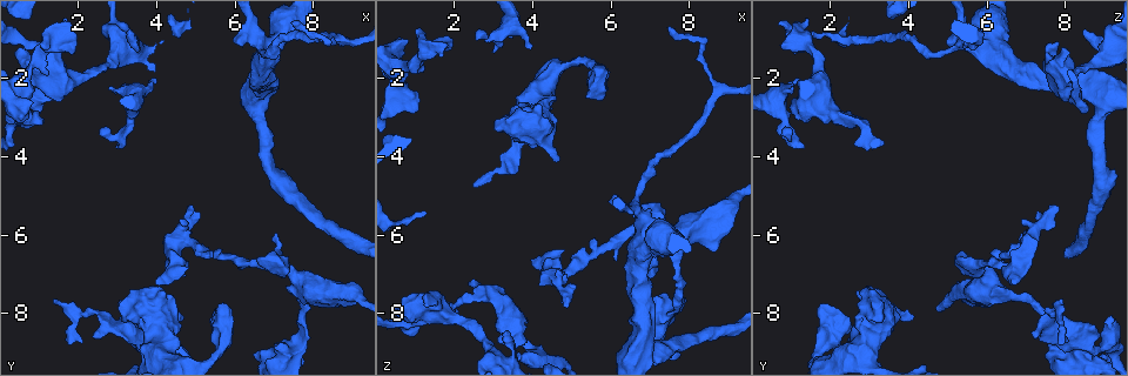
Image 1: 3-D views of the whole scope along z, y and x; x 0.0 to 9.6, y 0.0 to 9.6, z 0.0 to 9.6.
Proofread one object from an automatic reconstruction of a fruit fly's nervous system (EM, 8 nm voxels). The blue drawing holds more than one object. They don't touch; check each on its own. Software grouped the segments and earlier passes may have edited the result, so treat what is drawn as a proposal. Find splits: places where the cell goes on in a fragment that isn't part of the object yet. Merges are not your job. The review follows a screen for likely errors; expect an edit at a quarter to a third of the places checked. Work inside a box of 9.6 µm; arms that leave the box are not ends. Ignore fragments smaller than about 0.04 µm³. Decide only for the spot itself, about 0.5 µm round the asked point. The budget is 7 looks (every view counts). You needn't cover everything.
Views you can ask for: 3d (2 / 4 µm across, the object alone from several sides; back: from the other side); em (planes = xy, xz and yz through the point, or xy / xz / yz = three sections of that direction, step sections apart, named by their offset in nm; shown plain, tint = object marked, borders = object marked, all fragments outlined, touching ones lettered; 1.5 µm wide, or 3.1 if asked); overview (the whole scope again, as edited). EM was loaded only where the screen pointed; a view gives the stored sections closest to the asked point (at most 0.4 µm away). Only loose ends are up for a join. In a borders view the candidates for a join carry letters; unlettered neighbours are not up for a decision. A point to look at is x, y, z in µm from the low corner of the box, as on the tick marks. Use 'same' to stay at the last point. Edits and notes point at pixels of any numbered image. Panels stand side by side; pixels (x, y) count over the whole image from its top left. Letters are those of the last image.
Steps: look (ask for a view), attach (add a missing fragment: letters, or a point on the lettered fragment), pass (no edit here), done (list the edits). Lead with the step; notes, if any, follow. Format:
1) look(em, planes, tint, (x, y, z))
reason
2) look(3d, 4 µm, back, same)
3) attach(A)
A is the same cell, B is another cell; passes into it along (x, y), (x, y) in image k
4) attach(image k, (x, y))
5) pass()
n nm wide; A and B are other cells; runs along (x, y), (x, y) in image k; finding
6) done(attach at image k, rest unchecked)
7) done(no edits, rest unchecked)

look(em, planes, tint, (5.60, 7.75, 1.70))

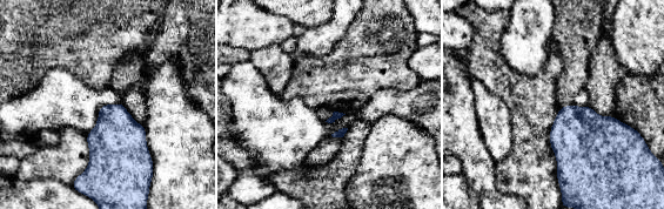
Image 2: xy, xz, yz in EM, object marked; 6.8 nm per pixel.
look(em, planes, borders, same)

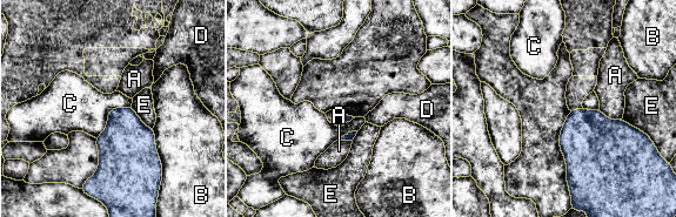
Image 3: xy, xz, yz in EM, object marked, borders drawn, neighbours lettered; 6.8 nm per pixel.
pass()
A, B, C, D and E are other cells; border along (131, 107), (152, 129) in image 3; none of them fits

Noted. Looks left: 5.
look(em, yz, step 8, tint, (4.90, 5.35, 7.85))
free end

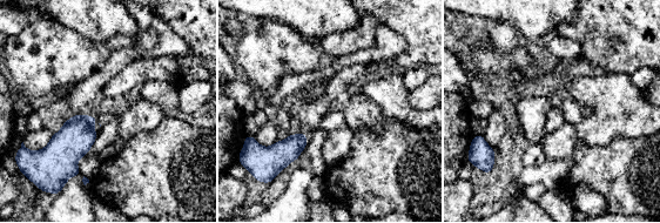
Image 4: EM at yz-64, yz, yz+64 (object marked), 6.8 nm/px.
look(em, planes, borders, same)

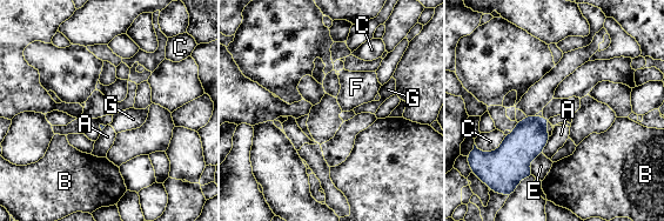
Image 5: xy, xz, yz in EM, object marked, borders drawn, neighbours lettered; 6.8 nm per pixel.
pass()
A, B, C, E, F and G are other cells; border along (550, 136), (542, 152) in image 5; none of them fits

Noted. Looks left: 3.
look(em, yz, step 4, borders, (2.05, 8.70, 8.05))
tapers out

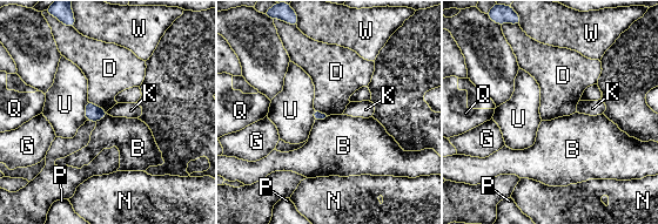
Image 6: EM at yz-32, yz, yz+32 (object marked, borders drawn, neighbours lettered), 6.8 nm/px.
pass()
D touches over 160 nm; B, D, G, K, N, P, Q, U and W are other cells; border along (328, 116), (315, 121) in image 6; none of them fits

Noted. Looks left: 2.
done(no edits, rest unchecked)

